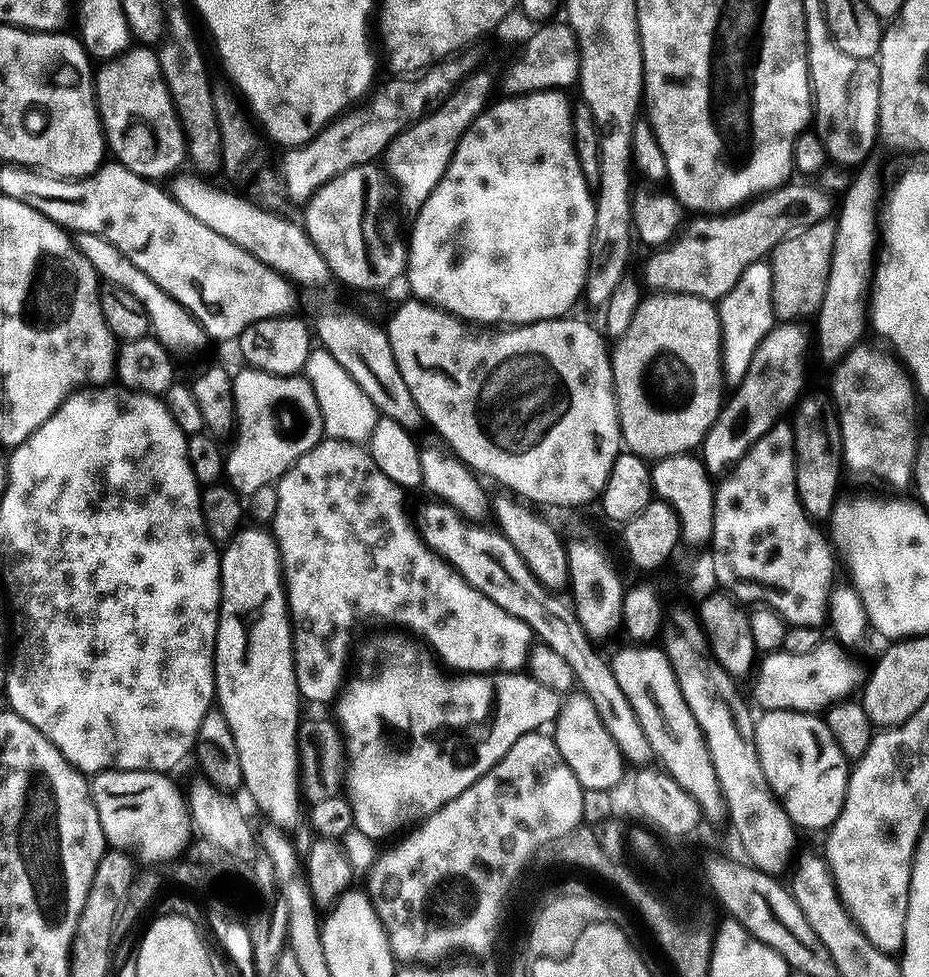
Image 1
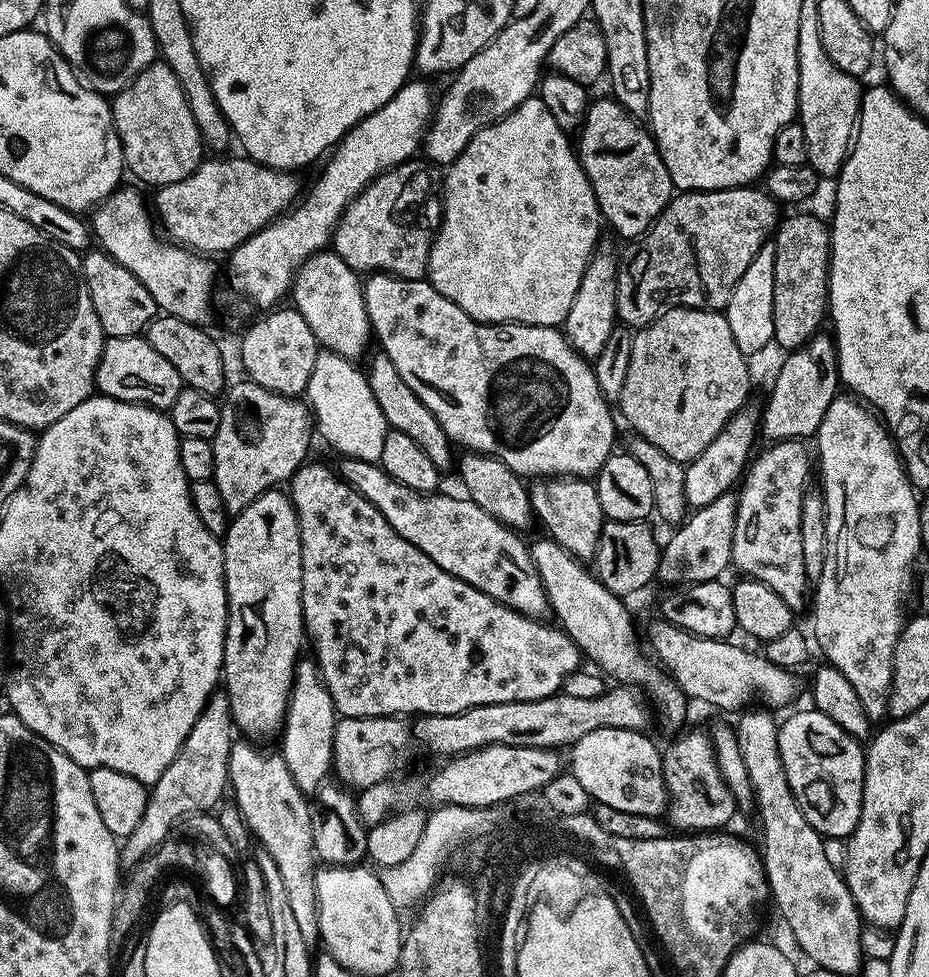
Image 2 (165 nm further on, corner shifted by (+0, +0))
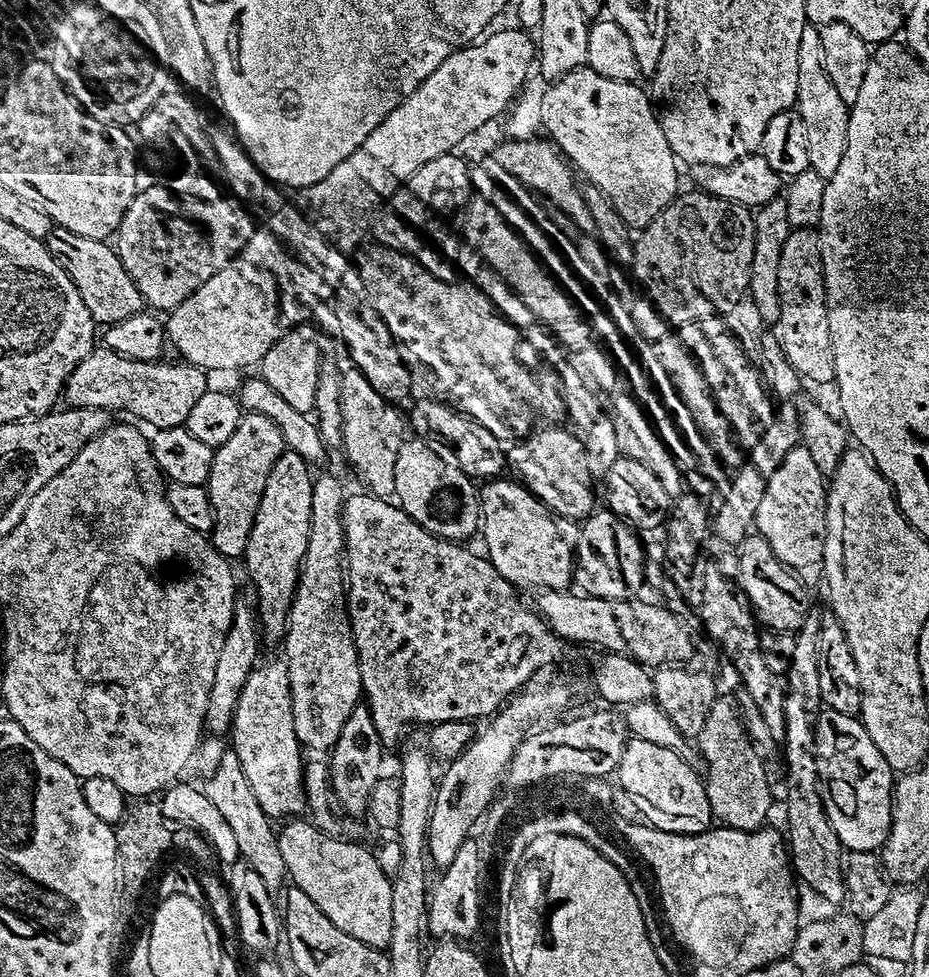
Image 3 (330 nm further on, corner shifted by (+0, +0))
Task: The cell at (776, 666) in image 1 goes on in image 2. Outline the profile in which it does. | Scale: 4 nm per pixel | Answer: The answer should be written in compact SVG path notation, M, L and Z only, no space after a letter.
M656 618L648 628L647 647L650 652L652 647L651 655L655 663L659 664L684 691L685 696L693 701L701 700L702 703L713 704L716 708L743 709L748 706L743 704L750 703L757 696L764 703L761 705L777 710L776 708L790 703L795 698L795 671L774 666L774 662L770 662L768 657L759 651L747 652L736 644L728 643L732 642L727 639L708 640L704 636L695 636L663 618Z

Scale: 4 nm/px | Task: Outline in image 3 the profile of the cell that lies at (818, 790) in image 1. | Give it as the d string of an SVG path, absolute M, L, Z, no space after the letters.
M824 710L817 716L812 729L812 750L816 755L816 779L824 805L824 814L841 845L849 852L875 853L888 837L890 801L894 787L894 769L882 758L878 746L866 734L864 723L850 714L838 714L838 710Z

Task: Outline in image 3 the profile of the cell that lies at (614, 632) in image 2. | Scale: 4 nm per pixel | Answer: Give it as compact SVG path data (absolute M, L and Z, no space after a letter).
M496 478L478 492L480 505L479 535L484 535L486 559L517 589L529 584L535 590L564 590L574 580L576 539L580 529L548 509L523 484L515 479Z

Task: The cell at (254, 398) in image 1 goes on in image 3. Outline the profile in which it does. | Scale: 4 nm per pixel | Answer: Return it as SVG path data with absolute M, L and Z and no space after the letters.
M244 412L241 415L238 426L230 434L230 438L226 438L226 442L222 442L222 446L213 451L212 465L210 466L206 487L208 489L208 497L212 503L210 543L213 548L218 550L218 554L229 558L235 558L235 556L236 558L243 557L250 530L254 526L258 502L264 493L266 478L270 478L270 470L274 466L274 462L278 462L278 458L284 451L286 451L284 439L276 424L268 418L252 412Z

